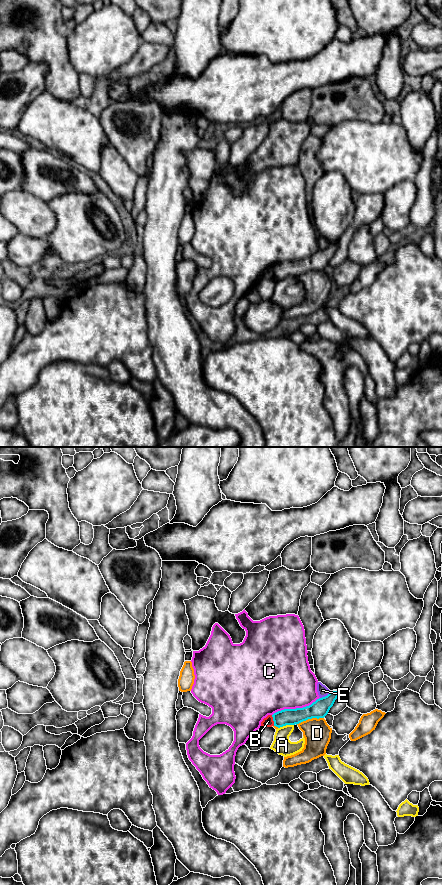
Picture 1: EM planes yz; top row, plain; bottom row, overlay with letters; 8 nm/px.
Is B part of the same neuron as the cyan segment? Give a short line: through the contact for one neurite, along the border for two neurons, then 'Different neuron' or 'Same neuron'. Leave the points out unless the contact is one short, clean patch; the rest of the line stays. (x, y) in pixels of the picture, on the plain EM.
Line: yz (271, 267), (274, 277). Different neuron

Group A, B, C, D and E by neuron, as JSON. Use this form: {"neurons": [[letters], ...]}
{"neurons": [["A"], ["B"], ["C"], ["D"], ["E"]]}

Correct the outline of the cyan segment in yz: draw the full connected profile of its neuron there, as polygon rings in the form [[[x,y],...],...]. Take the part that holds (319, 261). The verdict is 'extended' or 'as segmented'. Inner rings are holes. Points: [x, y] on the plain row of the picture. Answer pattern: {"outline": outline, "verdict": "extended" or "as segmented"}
{"outline": [[[330,243],[327,248],[317,251],[309,258],[278,263],[272,267],[274,278],[280,280],[286,277],[297,277],[312,270],[324,270],[337,249],[338,243]]], "verdict": "as segmented"}

